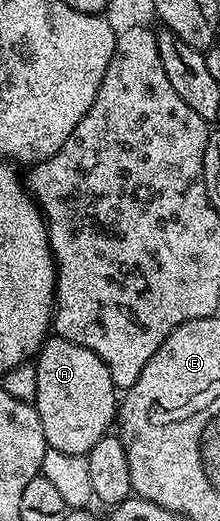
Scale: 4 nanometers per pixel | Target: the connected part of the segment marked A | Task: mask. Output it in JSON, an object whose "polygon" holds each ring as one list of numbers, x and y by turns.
{"polygon":[[59,336,49,337,45,341,34,359,34,365,38,372,38,396,34,405,42,420,42,432,48,441,48,448,86,456,94,444,98,444,98,440,102,440,111,431,108,430,111,426,113,429,118,414,118,391,110,376,110,368,106,368,106,364,102,364,102,360,94,356,90,348,82,348]]}

